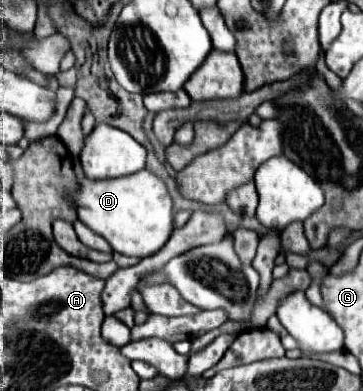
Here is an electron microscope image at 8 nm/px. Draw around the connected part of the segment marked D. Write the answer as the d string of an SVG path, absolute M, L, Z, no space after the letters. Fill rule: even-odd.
M140 170L120 180L80 180L80 188L72 194L78 218L94 232L104 236L114 252L124 256L146 258L156 254L174 232L174 202L162 178L148 170Z

